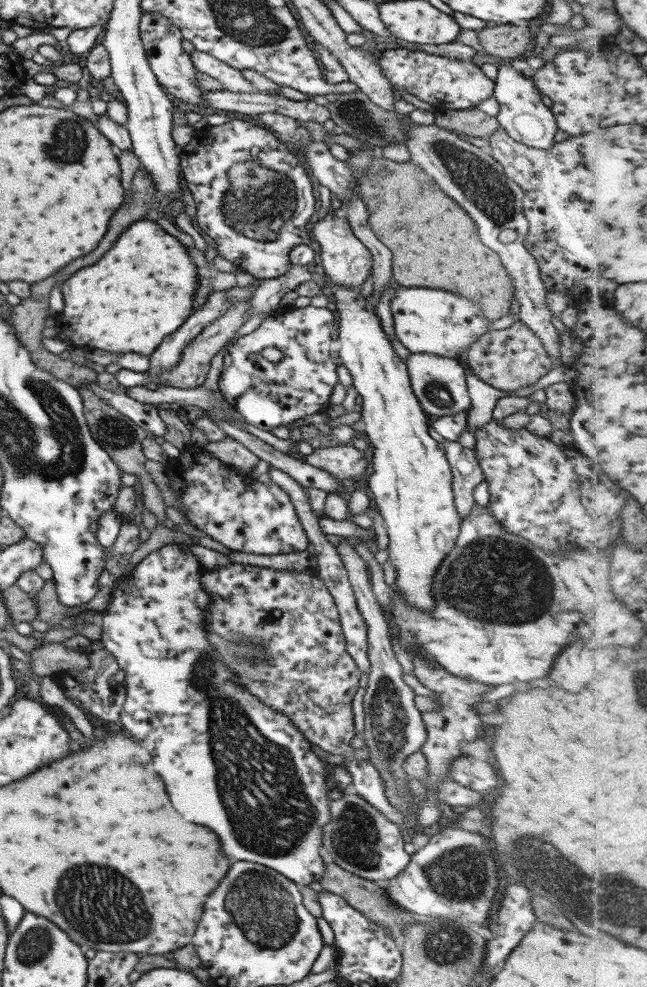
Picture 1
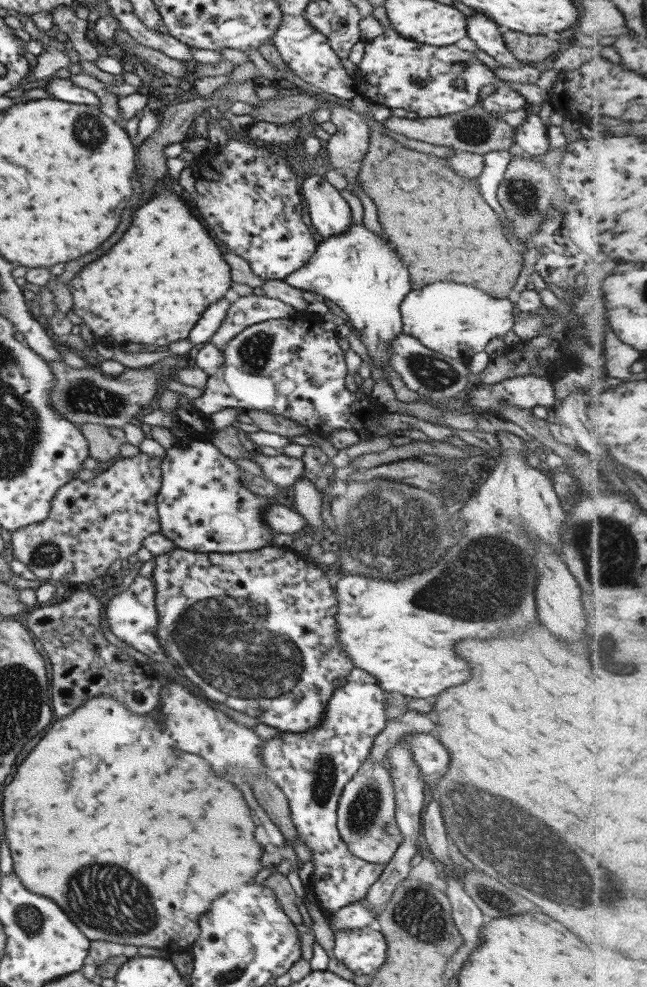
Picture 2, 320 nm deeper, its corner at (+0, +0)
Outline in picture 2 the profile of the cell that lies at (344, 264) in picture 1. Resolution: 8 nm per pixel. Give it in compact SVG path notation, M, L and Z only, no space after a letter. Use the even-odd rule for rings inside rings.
M321 175L305 178L299 189L313 228L323 239L347 232L352 221L343 197Z

